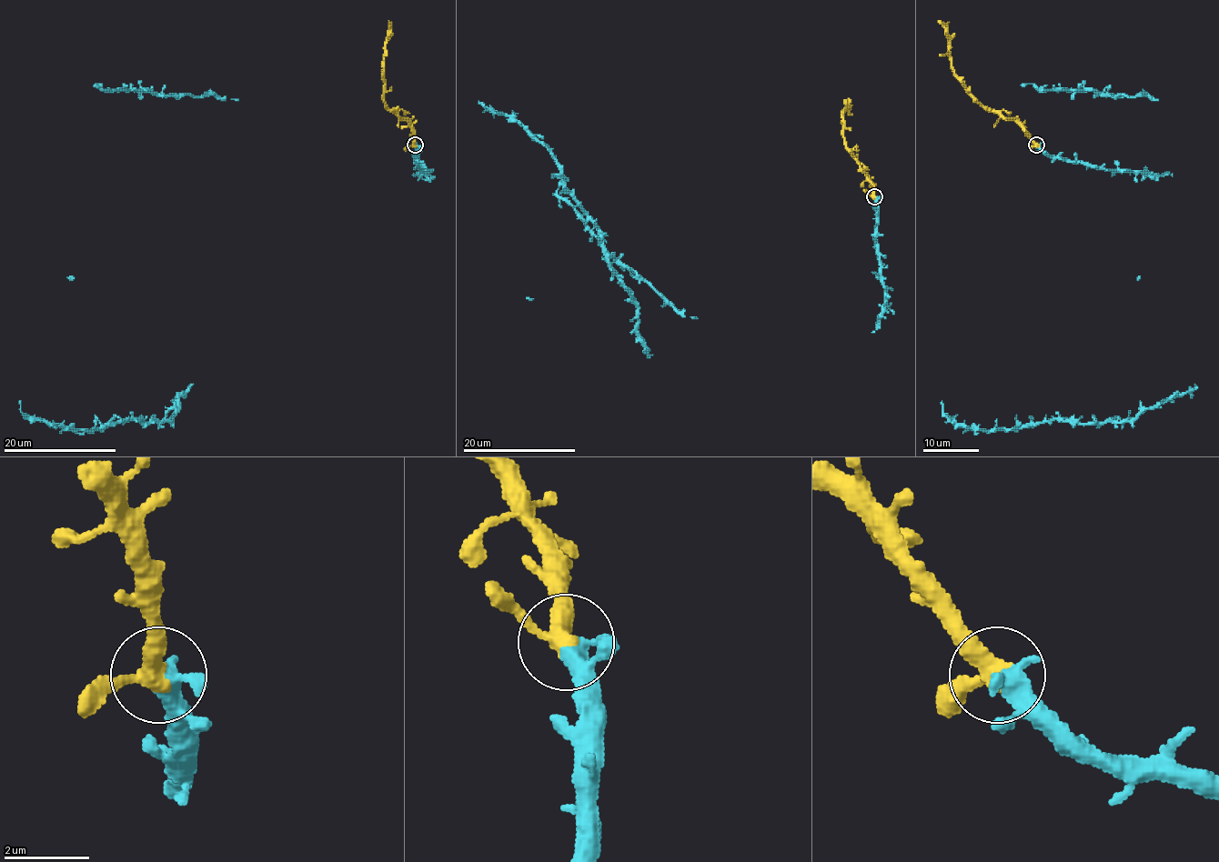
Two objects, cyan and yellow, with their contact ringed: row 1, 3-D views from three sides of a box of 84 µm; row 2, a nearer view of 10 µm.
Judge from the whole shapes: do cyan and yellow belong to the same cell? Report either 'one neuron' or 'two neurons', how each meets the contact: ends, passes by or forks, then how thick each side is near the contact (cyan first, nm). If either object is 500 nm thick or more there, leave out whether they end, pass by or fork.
one neuron; 550 nm thick on the cyan side, 380 nm on the other

